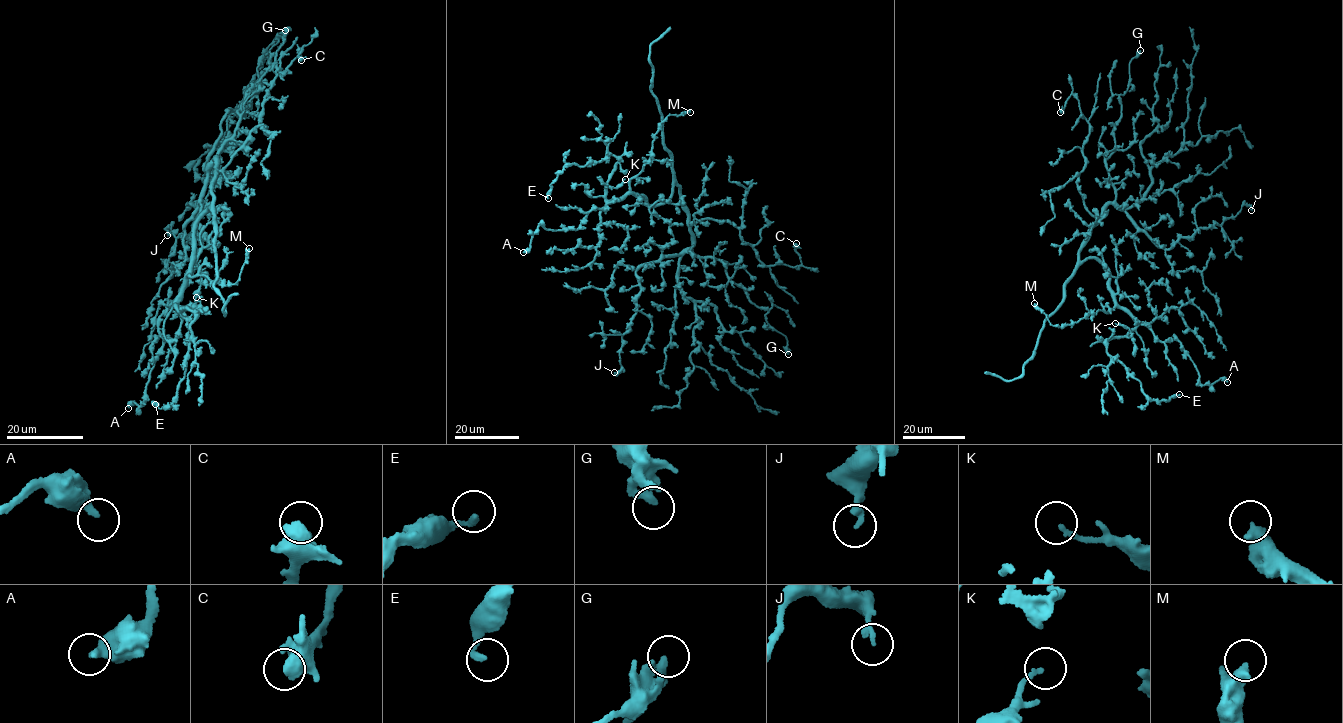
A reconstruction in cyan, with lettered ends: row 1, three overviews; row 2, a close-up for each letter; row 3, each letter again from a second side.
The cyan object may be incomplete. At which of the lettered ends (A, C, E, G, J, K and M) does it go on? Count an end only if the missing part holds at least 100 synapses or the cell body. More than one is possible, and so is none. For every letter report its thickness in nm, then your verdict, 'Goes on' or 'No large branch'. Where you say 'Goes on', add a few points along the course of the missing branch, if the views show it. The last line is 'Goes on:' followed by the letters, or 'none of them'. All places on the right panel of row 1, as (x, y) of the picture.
A: Thickness 300 nm. No large branch
C: Thickness 600 nm. No large branch
E: Thickness 240 nm. No large branch
G: Thickness 360 nm. No large branch
J: Thickness 200 nm. No large branch
K: Thickness 140 nm. No large branch
M: Thickness 340 nm. No large branch
Goes on: none of them

